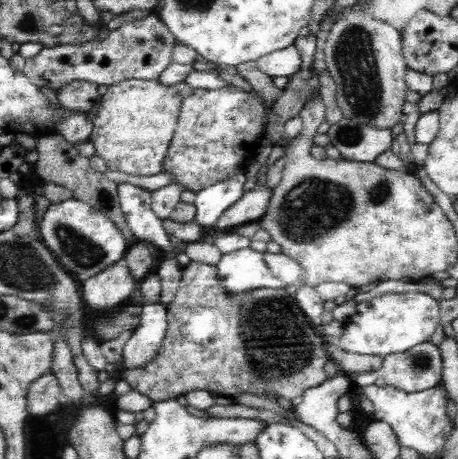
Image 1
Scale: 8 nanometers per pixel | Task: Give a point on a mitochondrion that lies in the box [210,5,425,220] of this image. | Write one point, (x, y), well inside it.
(361, 87)

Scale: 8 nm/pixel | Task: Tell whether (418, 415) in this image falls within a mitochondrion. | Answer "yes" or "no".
no

